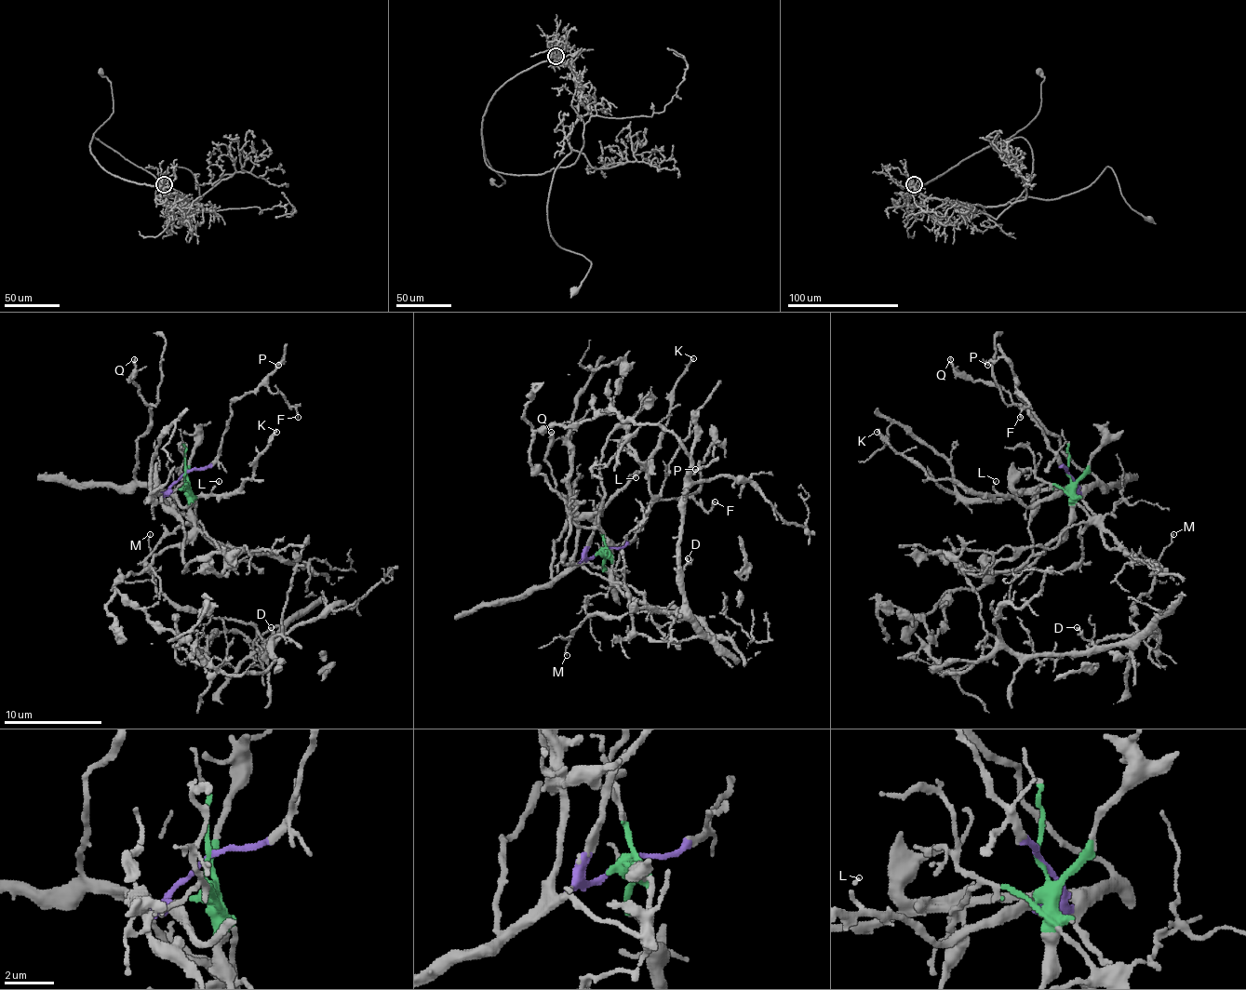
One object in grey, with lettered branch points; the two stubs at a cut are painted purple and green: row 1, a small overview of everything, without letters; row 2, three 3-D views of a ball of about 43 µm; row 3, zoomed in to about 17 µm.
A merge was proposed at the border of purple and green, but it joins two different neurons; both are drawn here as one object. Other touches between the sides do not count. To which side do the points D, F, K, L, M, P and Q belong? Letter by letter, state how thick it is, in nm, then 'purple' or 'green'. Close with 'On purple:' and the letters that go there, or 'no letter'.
D: 180 nm thick; green
F: 80 nm thick; purple
K: 200 nm thick; purple
L: 90 nm thick; purple
M: 130 nm thick; green
P: 150 nm thick; purple
Q: 180 nm thick; purple
On purple: F, K, L, P, Q

